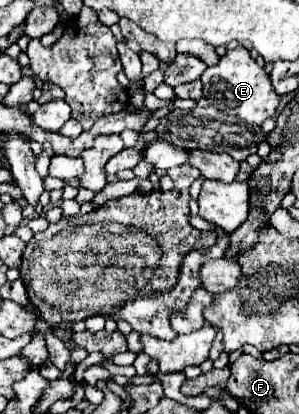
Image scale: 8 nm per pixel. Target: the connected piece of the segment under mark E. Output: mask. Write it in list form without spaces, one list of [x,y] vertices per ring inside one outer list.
[[[237,46],[235,50],[229,50],[225,56],[219,58],[219,62],[211,68],[207,68],[201,76],[203,82],[203,98],[209,100],[217,110],[223,110],[231,116],[237,116],[239,120],[247,124],[261,126],[267,118],[271,118],[279,106],[279,96],[275,94],[269,76],[265,70],[249,56],[245,46]]]

